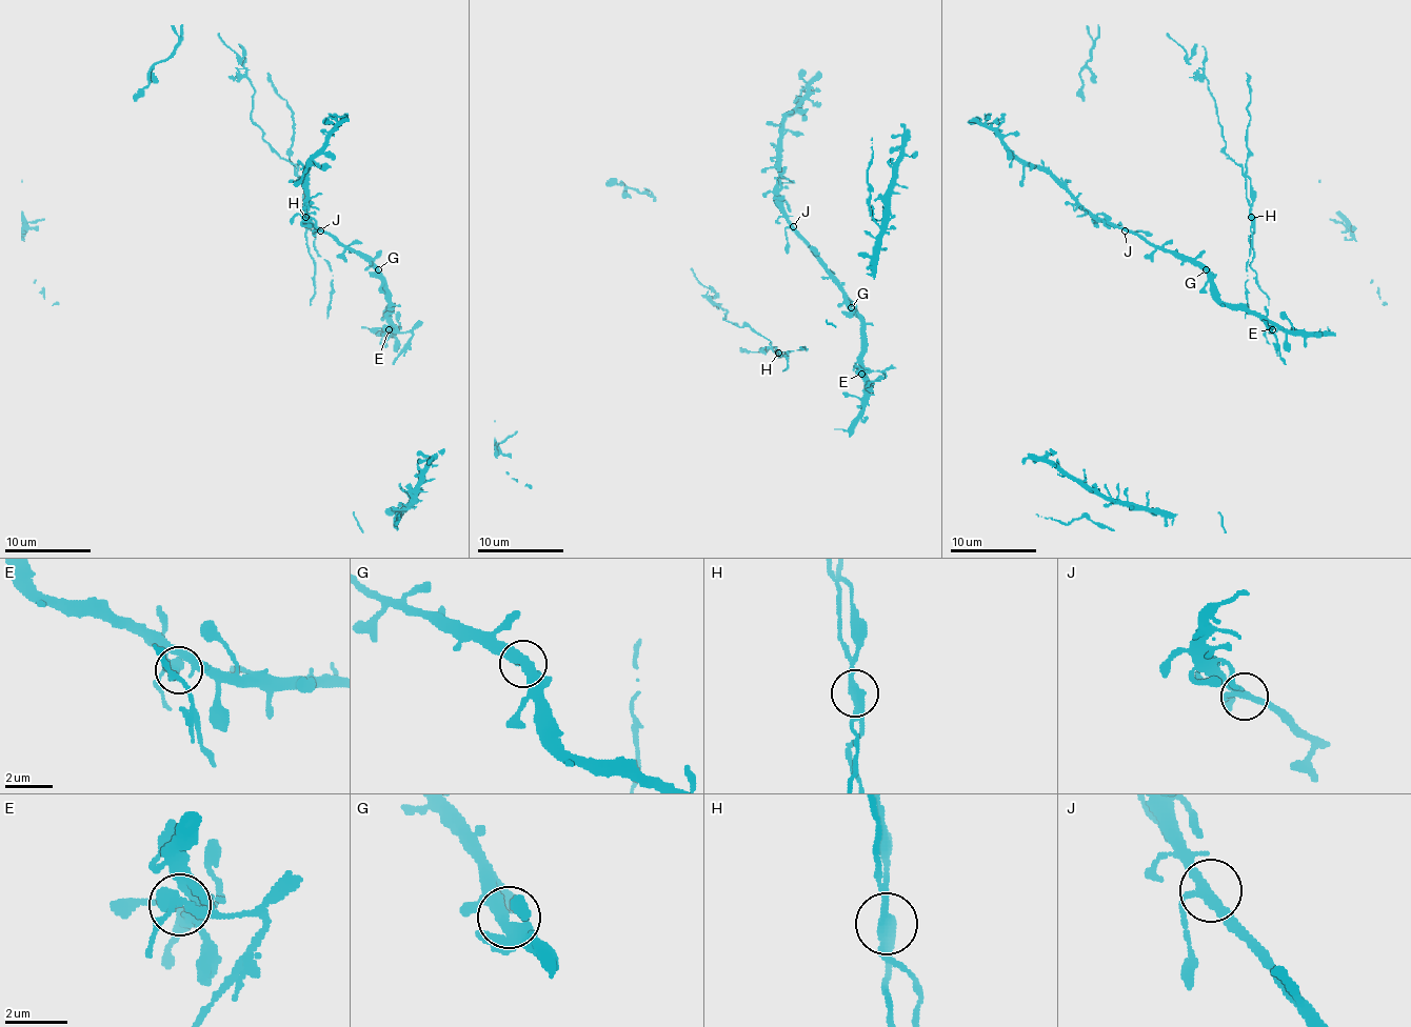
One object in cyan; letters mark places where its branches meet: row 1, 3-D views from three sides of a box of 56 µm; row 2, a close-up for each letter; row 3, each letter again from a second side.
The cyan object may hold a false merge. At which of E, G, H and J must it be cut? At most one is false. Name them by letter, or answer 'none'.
H

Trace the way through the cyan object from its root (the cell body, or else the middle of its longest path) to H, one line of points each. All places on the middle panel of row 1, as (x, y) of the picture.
H: (806, 346), (778, 353)

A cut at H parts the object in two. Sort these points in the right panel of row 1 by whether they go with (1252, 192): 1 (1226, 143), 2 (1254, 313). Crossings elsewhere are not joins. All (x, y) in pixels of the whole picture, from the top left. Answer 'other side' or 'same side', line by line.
1: other side
2: same side

